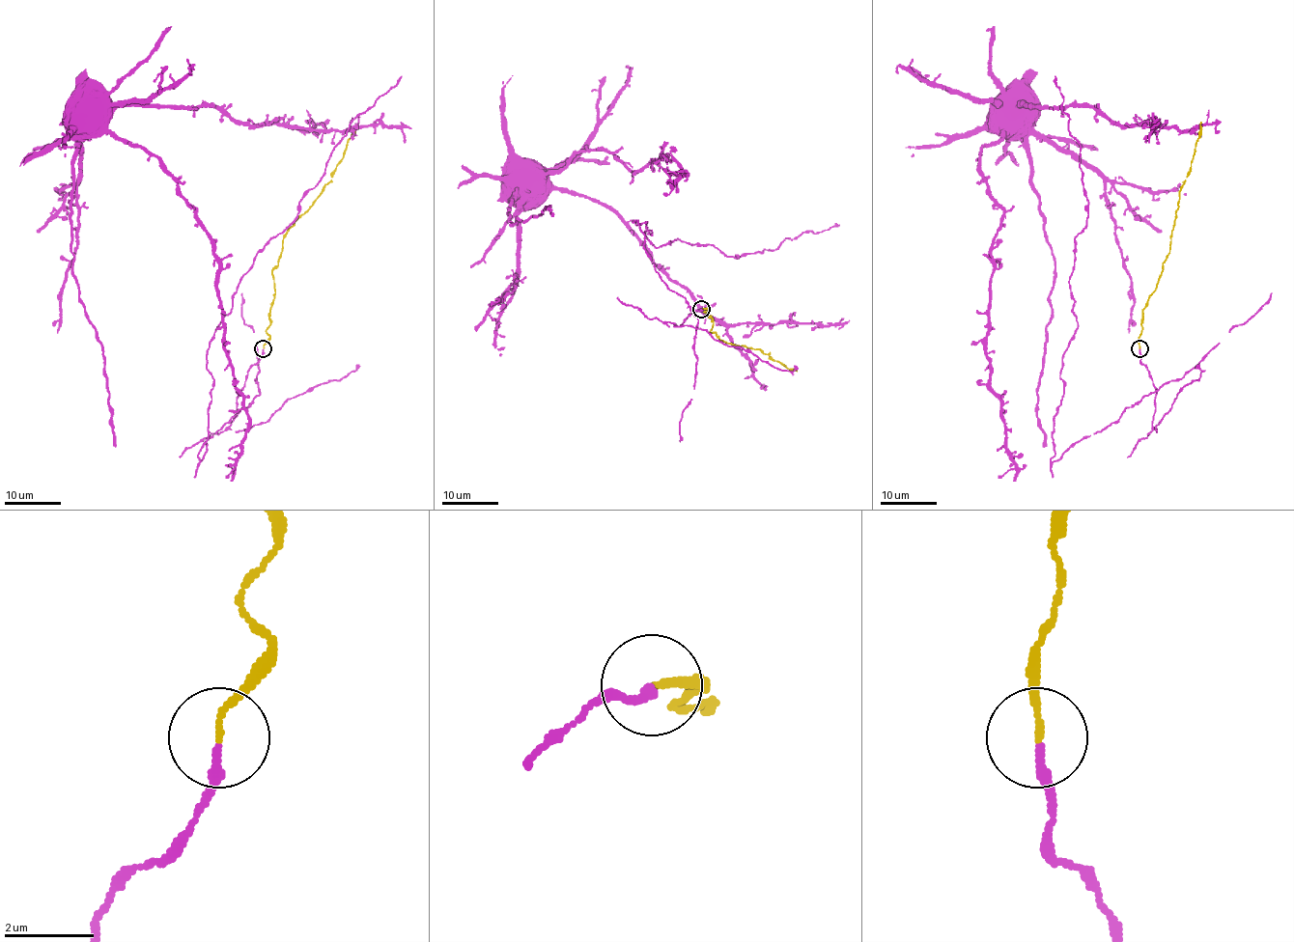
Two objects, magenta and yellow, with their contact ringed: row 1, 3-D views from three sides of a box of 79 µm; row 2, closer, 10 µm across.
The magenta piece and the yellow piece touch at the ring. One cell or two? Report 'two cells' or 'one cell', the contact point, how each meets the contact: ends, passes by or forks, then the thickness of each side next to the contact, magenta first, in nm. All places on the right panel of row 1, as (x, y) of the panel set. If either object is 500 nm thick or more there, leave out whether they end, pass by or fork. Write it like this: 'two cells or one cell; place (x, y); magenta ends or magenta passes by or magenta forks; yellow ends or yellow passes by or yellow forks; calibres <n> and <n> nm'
one cell; place (1139, 348); magenta ends; yellow ends; calibres 200 and 140 nm

